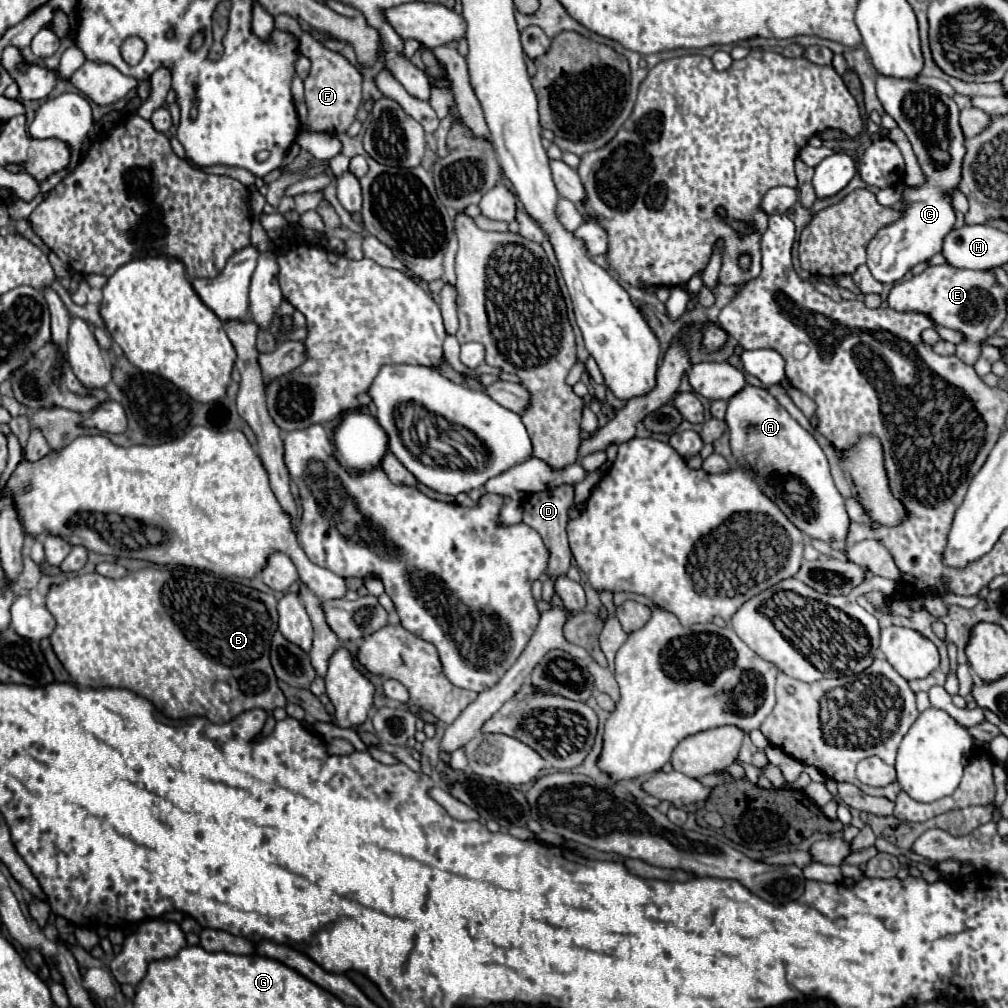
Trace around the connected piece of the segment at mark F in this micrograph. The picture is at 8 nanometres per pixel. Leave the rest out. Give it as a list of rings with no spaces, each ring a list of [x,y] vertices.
[[[303,33],[299,41],[299,49],[303,55],[311,59],[311,71],[305,83],[305,103],[307,103],[307,125],[313,131],[337,135],[347,131],[355,121],[357,109],[361,105],[361,73],[339,53],[325,49],[319,41],[315,41],[309,33]]]

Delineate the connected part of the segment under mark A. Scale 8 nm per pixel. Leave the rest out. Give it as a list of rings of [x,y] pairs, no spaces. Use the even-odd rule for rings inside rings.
[[[747,385],[741,393],[729,399],[725,423],[729,429],[729,445],[733,451],[735,465],[749,471],[755,477],[761,491],[777,503],[777,507],[789,517],[789,521],[793,521],[793,525],[797,525],[797,529],[801,529],[805,537],[819,539],[825,543],[847,539],[851,521],[845,509],[845,497],[837,491],[833,483],[829,461],[823,449],[815,441],[815,437],[799,425],[799,421],[795,421],[765,389]],[[773,475],[799,477],[811,489],[811,509],[815,513],[811,521],[807,521],[801,513],[793,513],[793,509],[781,499],[781,495],[777,495],[775,487],[771,487]]]

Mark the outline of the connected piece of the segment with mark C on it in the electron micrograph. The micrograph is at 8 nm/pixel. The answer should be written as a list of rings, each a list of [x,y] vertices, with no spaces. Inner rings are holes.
[[[879,75],[877,77],[877,97],[881,101],[885,113],[889,113],[897,121],[901,131],[907,135],[907,139],[913,147],[913,153],[917,157],[917,163],[925,175],[925,183],[921,183],[917,187],[905,185],[903,197],[901,197],[905,207],[901,209],[901,217],[893,223],[881,227],[867,247],[867,267],[871,269],[873,277],[881,283],[895,283],[895,281],[903,279],[911,271],[913,265],[929,261],[935,253],[939,253],[945,235],[955,225],[955,209],[953,209],[951,195],[957,189],[957,185],[961,183],[961,161],[965,157],[965,135],[961,133],[961,125],[959,125],[957,103],[951,97],[947,97],[931,87],[925,87],[921,83],[911,83],[905,79],[891,79],[891,77]]]

